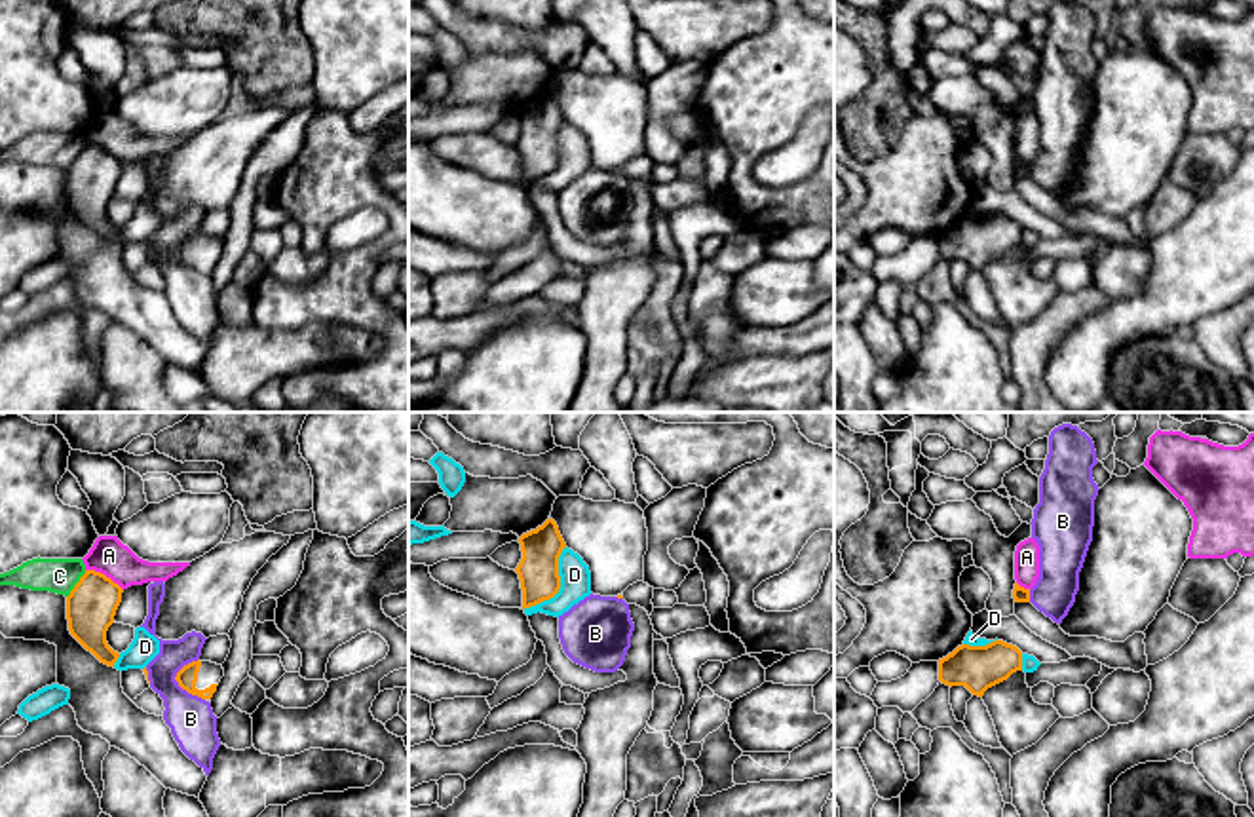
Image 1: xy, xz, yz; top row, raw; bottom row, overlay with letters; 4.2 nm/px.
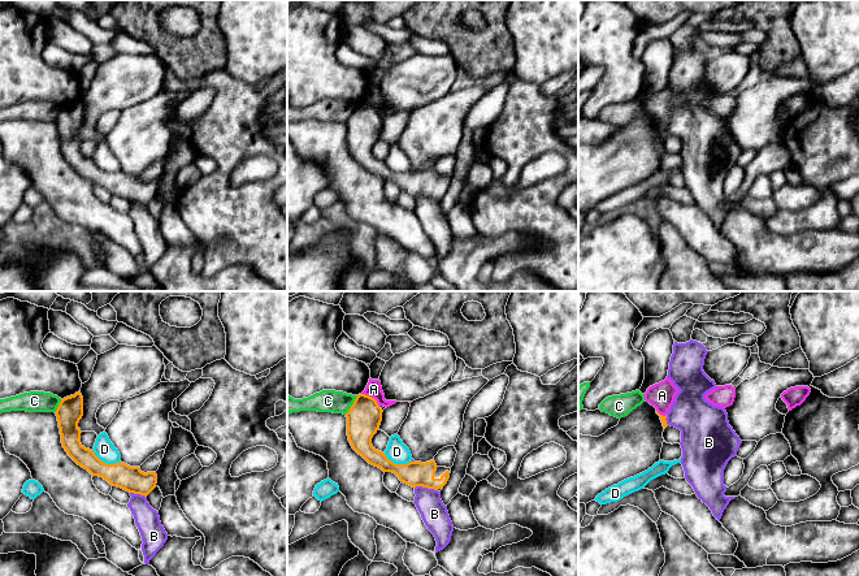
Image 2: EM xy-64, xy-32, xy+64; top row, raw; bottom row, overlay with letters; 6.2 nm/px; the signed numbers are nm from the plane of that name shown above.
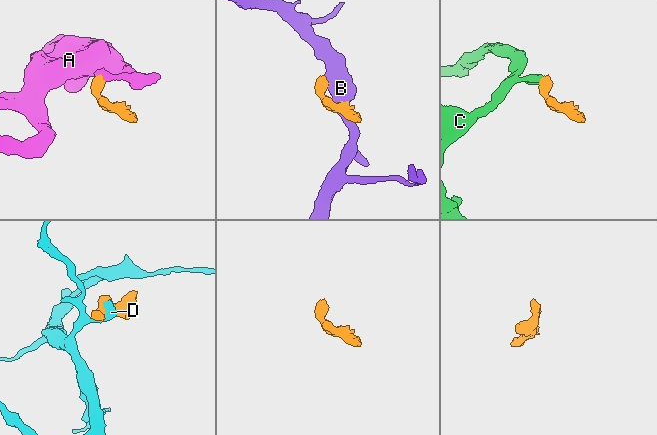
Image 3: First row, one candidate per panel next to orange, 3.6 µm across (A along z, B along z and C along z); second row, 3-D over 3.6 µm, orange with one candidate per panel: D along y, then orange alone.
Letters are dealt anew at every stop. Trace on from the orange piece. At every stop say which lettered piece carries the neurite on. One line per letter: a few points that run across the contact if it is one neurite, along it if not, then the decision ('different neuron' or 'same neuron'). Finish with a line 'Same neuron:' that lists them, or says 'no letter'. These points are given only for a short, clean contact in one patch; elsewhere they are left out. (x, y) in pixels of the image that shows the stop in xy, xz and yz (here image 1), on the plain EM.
A: xy (86, 143), (103, 147), (122, 164) | different neuron
B: different neuron
C: xy (86, 145), (67, 171) | different neuron
D: xz (565, 120), (559, 132), (559, 164), (551, 171), (523, 183) | different neuron
Same neuron: no letter

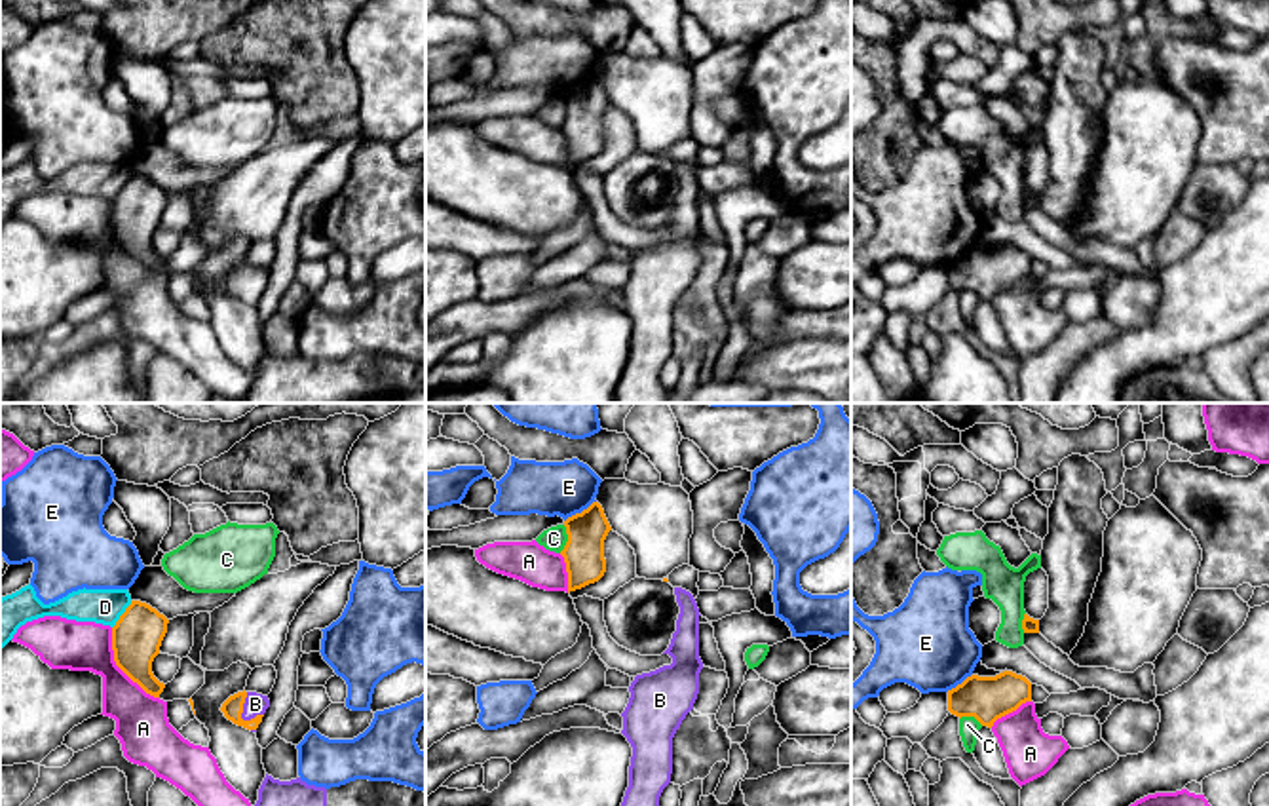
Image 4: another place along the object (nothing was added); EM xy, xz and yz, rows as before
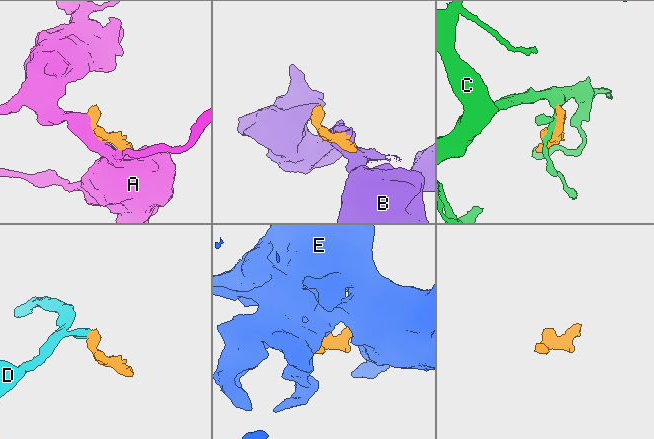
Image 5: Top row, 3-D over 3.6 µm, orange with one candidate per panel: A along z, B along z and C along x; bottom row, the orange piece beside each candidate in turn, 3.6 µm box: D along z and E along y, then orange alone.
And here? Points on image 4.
A: different neuron
B: xy (232, 282), (242, 284), (255, 278) | same neuron
C: different neuron
D: xy (132, 175), (113, 202) | different neuron
E: different neuron
Same neuron: B

